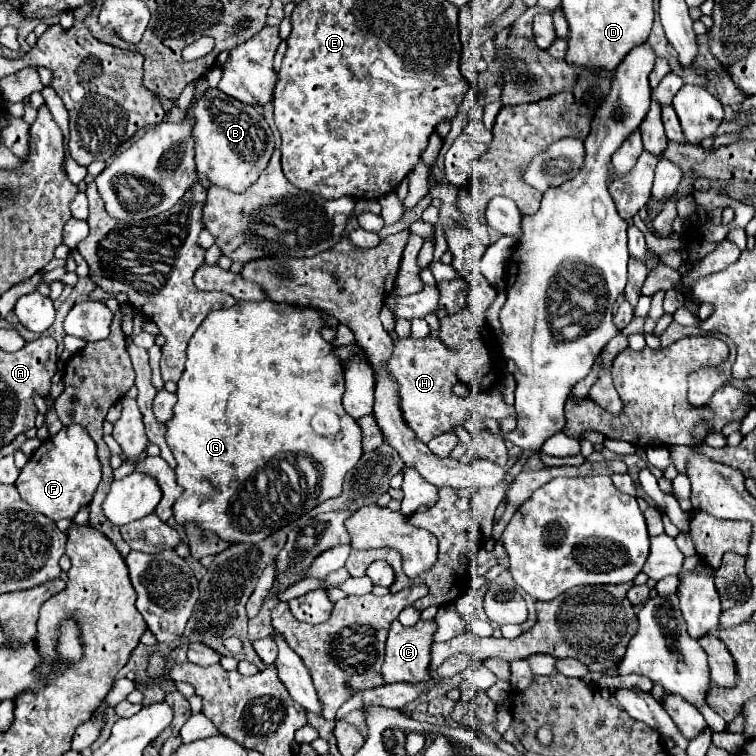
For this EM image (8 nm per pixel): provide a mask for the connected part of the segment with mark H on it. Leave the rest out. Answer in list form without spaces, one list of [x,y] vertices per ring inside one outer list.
[[[395,339],[393,357],[387,363],[387,369],[393,373],[395,381],[401,385],[401,411],[407,425],[417,433],[417,437],[427,443],[439,433],[453,431],[457,425],[465,423],[474,410],[480,415],[501,421],[503,417],[515,415],[513,407],[505,405],[503,397],[497,391],[473,393],[467,397],[458,397],[451,391],[457,383],[457,369],[461,365],[459,353],[447,349],[439,339]]]

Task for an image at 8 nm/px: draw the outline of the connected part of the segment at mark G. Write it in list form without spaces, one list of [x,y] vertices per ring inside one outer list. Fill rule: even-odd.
[[[237,301],[231,309],[215,309],[215,313],[209,313],[209,317],[199,325],[199,329],[195,331],[195,335],[191,337],[189,345],[187,345],[187,363],[185,363],[185,371],[181,375],[181,379],[177,381],[177,405],[173,409],[173,417],[171,421],[167,421],[167,433],[165,433],[165,441],[171,447],[177,467],[175,467],[175,477],[177,477],[177,485],[183,487],[181,497],[175,501],[173,505],[173,515],[177,525],[197,525],[203,531],[213,531],[215,535],[219,535],[223,541],[229,543],[259,543],[263,539],[267,539],[269,535],[273,535],[275,531],[291,525],[293,521],[297,521],[305,511],[309,511],[311,507],[333,499],[339,495],[339,491],[343,489],[343,481],[345,475],[357,465],[359,457],[363,455],[361,449],[361,429],[357,425],[357,419],[353,419],[341,405],[341,397],[343,397],[343,369],[339,369],[339,361],[335,361],[335,347],[325,343],[325,339],[321,337],[321,329],[327,327],[327,321],[323,321],[323,311],[317,311],[313,307],[295,307],[295,305],[287,305],[287,303],[277,303],[277,301]],[[287,453],[305,453],[311,455],[313,461],[319,463],[319,471],[321,471],[321,481],[319,481],[319,495],[317,497],[307,497],[303,499],[303,495],[299,495],[287,481],[287,475],[279,469],[271,469],[271,465],[275,465],[275,461],[281,461],[281,457],[287,457]]]

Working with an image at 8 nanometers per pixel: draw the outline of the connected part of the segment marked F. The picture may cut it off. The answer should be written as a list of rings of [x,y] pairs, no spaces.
[[[69,425],[41,443],[41,447],[29,457],[29,463],[21,469],[15,485],[21,499],[27,501],[35,511],[59,521],[63,517],[75,517],[77,511],[91,501],[99,481],[101,461],[97,459],[95,441],[91,441],[89,433],[81,425]]]

